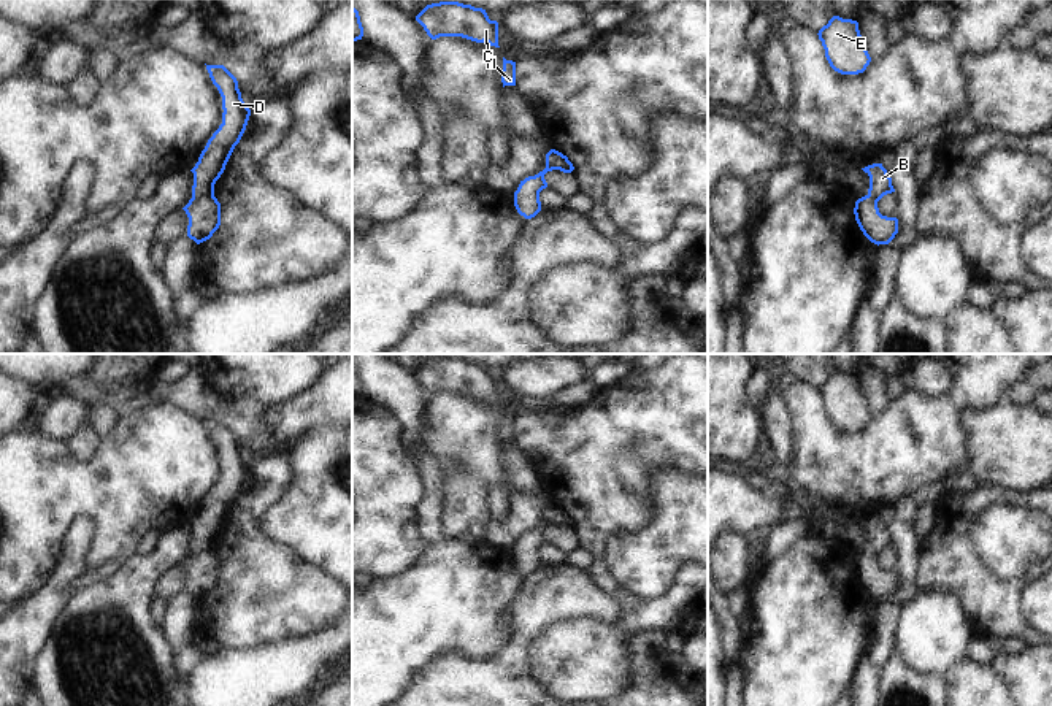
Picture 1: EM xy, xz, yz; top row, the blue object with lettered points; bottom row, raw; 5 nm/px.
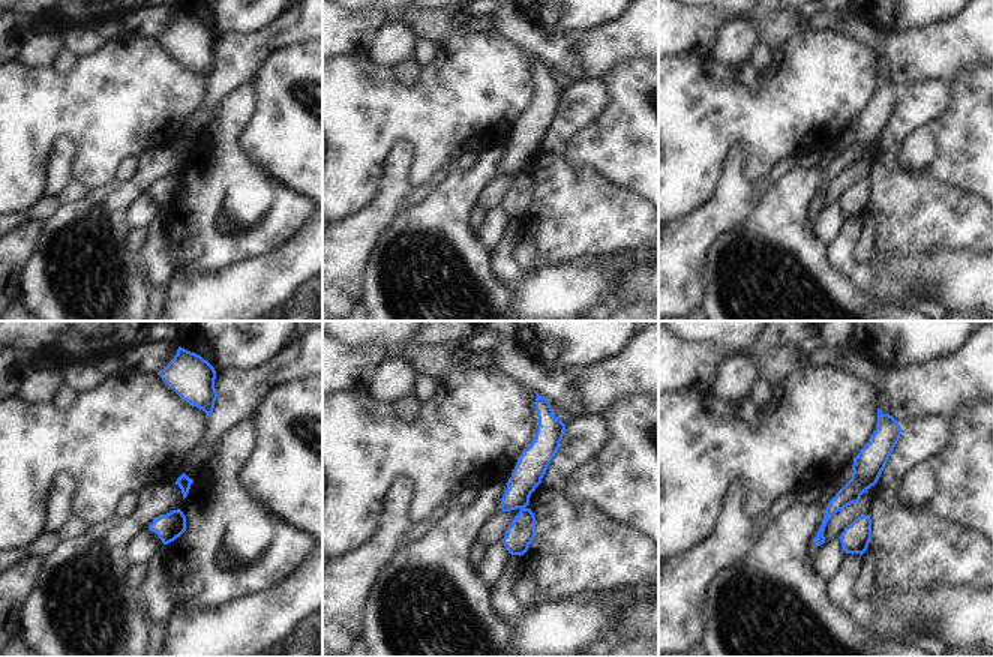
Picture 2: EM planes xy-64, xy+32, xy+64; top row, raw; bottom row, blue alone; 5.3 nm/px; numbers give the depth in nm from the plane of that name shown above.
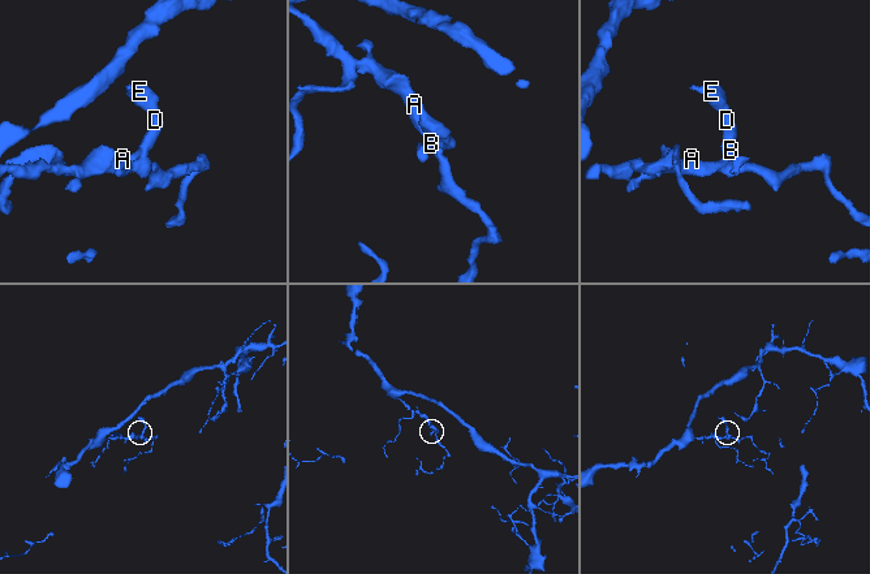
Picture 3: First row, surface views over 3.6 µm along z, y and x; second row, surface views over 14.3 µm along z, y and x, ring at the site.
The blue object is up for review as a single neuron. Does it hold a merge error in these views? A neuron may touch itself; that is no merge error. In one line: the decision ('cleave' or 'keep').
cleave

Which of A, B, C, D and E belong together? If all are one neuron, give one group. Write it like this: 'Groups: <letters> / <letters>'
Groups: A C / B D E

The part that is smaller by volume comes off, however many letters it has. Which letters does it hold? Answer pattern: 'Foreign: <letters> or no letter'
Foreign: B, D, E

